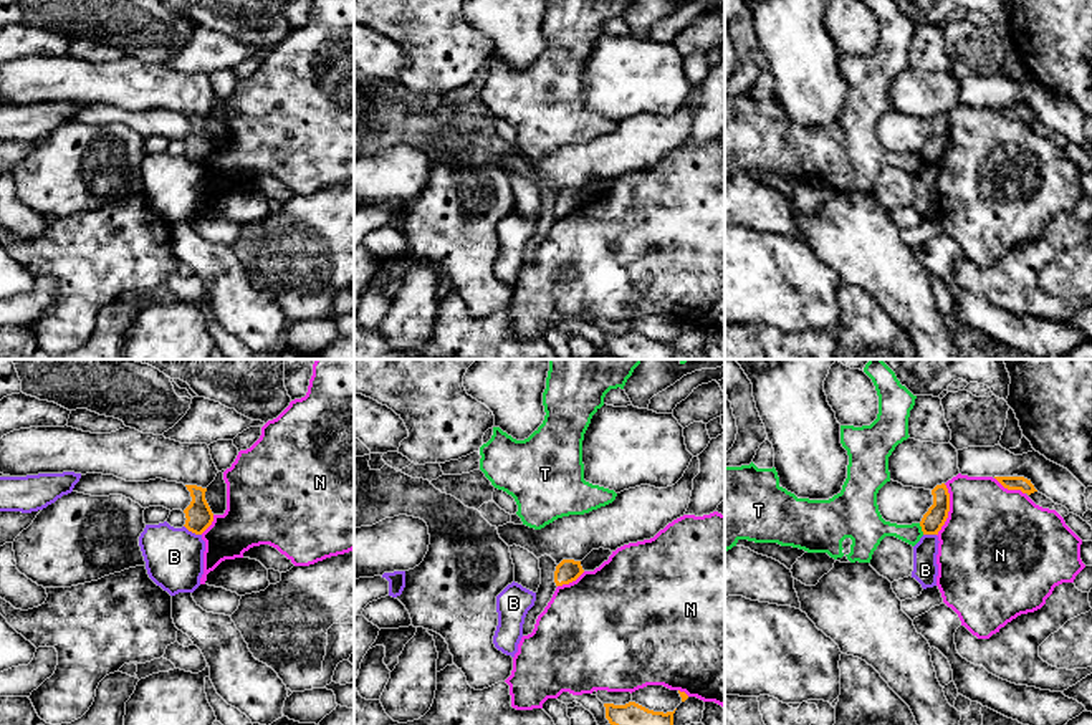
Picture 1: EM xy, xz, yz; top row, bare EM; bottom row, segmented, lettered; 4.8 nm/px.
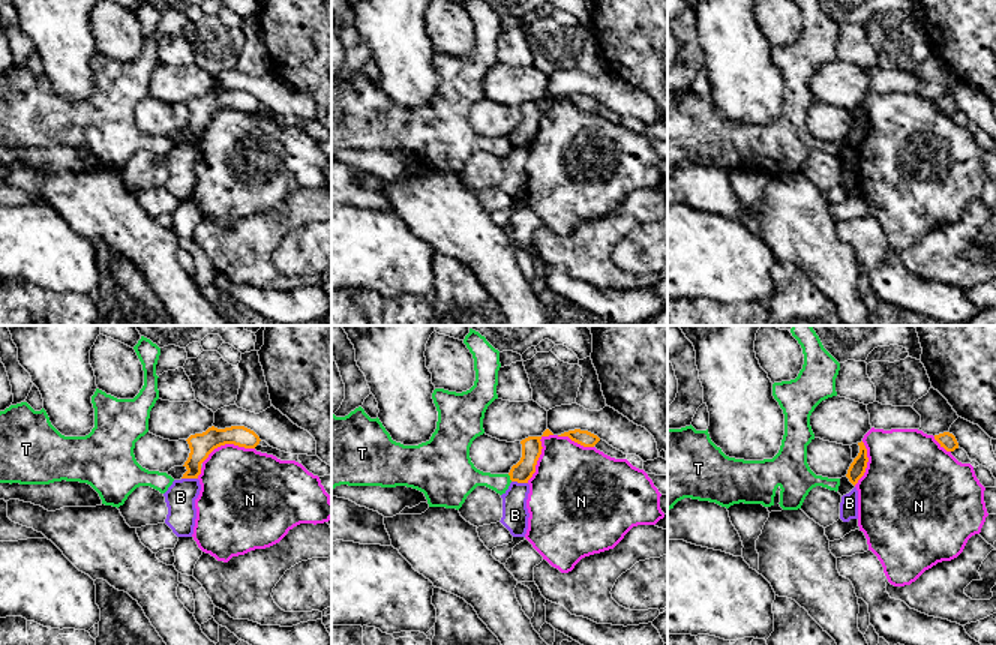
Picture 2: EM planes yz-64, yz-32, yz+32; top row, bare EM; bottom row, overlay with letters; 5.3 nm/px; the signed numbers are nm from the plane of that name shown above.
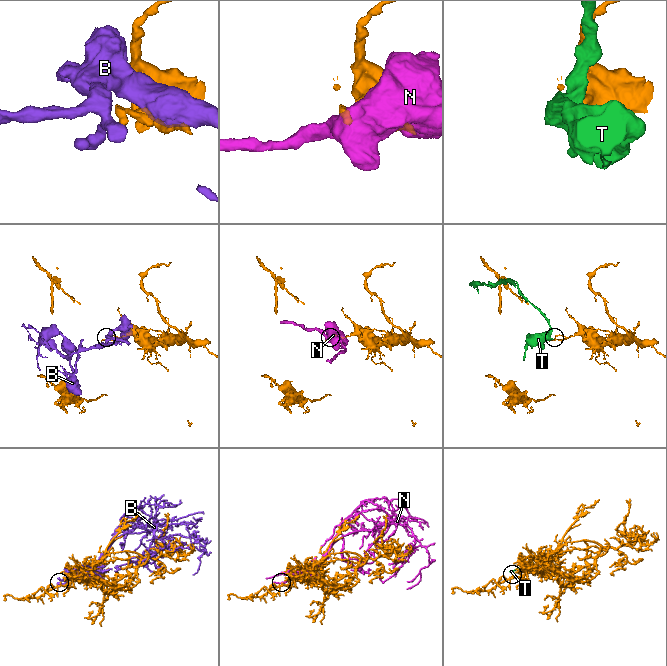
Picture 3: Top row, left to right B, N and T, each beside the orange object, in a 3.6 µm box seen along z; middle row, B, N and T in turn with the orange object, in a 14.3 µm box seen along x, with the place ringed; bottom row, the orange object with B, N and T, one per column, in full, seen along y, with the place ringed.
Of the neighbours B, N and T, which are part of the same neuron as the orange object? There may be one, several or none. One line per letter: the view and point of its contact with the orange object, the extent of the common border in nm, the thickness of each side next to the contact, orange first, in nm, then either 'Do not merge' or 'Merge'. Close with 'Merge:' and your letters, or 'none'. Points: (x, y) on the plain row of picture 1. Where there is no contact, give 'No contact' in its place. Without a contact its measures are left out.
B: Touches orange at xy (192, 161). Shared border 100 nm. Thickness 130 nm (orange) against 280 nm. Do not merge
N: Touches orange at yz (948, 139). Shared border 260 nm. Thickness 110 nm (orange) against 480 nm. Do not merge
T: Touches orange at yz (922, 158). Shared border 60 nm. Thickness 110 nm (orange) against 160 nm. Do not merge
Merge: none

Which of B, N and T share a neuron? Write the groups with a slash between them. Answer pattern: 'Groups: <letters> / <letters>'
Groups: B / N / T

